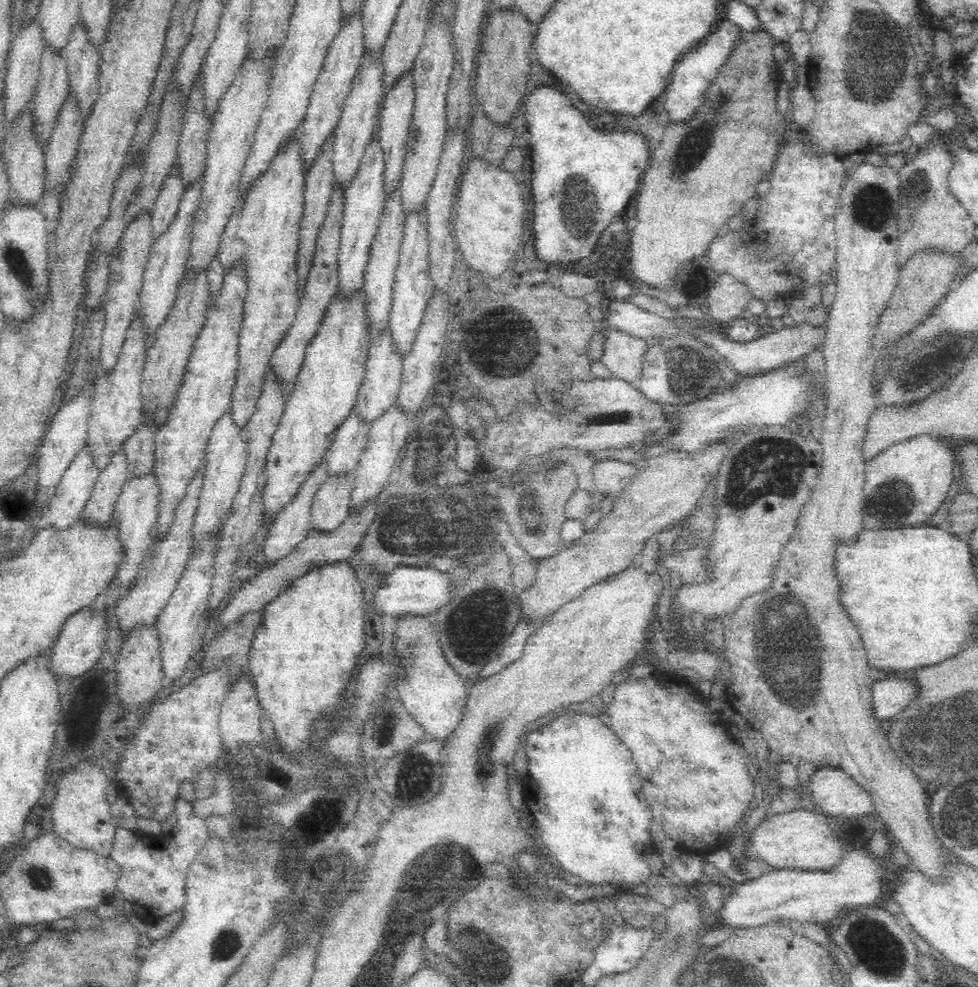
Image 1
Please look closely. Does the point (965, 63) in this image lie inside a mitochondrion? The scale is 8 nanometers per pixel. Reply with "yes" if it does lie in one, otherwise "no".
no

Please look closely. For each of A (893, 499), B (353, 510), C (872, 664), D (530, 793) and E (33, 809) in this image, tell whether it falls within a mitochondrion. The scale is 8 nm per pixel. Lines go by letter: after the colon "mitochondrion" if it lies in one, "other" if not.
A: mitochondrion
B: other
C: other
D: other
E: other

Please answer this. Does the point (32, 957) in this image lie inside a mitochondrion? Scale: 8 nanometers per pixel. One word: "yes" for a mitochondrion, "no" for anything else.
no

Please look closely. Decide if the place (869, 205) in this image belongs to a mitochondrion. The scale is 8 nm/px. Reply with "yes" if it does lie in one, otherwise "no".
yes

